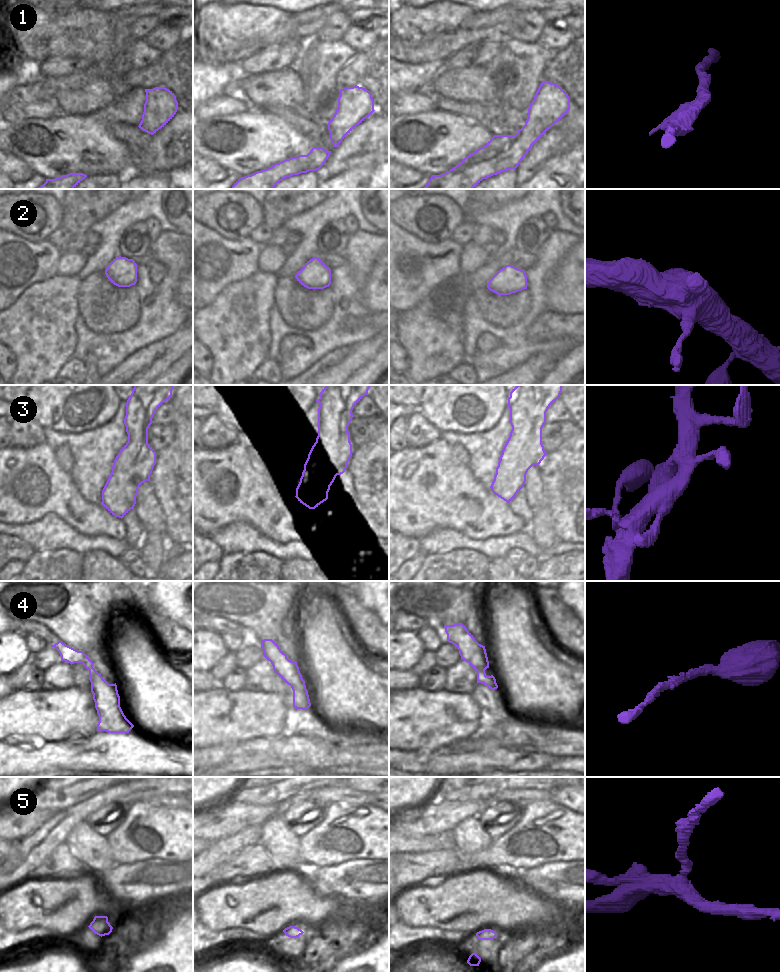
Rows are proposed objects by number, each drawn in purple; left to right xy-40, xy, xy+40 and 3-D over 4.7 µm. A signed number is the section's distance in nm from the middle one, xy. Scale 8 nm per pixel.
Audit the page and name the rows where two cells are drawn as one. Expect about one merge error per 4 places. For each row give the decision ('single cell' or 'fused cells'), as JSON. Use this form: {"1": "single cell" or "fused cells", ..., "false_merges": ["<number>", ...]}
{"1": "fused cells", "2": "single cell", "3": "single cell", "4": "single cell", "5": "single cell", "false_merges": ["1"]}

